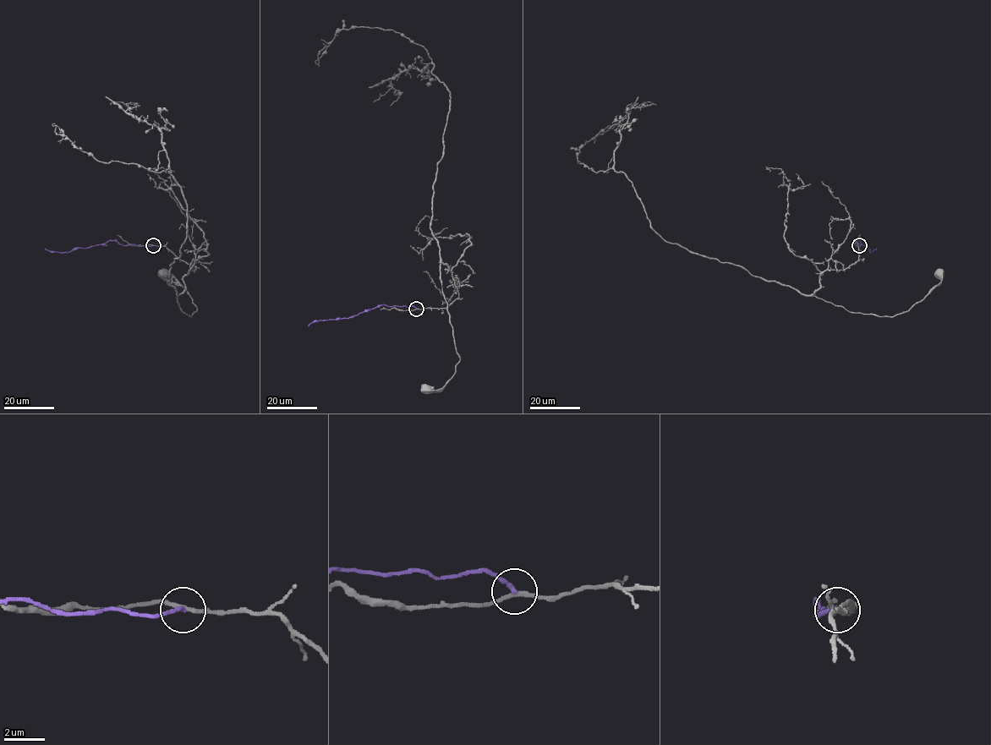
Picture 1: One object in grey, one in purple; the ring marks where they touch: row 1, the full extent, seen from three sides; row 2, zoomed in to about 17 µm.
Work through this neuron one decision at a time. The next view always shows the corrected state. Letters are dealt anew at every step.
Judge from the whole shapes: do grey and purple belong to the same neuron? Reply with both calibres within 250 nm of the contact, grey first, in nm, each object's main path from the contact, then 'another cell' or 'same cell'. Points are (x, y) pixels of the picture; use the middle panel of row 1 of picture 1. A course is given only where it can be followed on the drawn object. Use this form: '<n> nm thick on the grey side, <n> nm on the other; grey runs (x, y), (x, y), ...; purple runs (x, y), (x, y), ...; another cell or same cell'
200 nm thick on the grey side, 200 nm on the other; grey runs (417, 309), (443, 309), (458, 297), (448, 267), (441, 263), (440, 281), (460, 362), (441, 388), (426, 390); purple runs (417, 309), (382, 304), (348, 318), (314, 320), (308, 325); another cell

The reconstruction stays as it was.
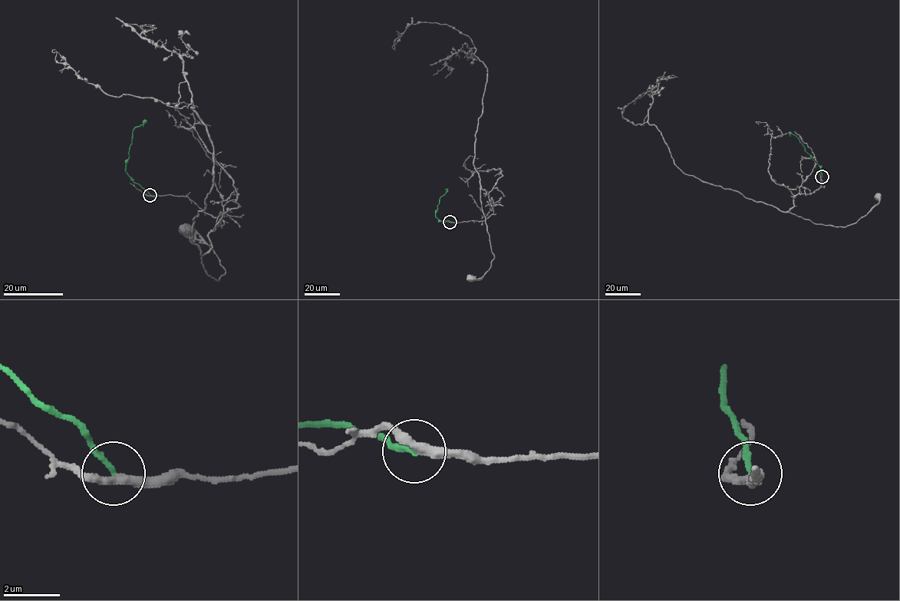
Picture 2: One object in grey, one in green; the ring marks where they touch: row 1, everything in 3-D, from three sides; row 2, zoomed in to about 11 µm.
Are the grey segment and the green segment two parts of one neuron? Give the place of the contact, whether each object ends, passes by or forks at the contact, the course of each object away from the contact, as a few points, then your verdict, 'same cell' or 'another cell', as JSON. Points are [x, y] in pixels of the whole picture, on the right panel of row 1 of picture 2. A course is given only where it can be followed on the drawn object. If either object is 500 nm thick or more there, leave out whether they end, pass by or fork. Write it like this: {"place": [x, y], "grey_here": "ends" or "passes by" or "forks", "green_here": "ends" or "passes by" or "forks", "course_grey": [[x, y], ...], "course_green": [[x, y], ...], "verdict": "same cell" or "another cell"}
{"place": [822, 176], "grey_here": "passes by", "green_here": "ends", "course_grey": [[822, 176], [821, 186], [813, 193], [797, 193], [789, 211], [815, 224], [845, 227], [877, 205], [878, 196]], "course_green": [[822, 176], [821, 169], [799, 139], [789, 132]], "verdict": "another cell"}

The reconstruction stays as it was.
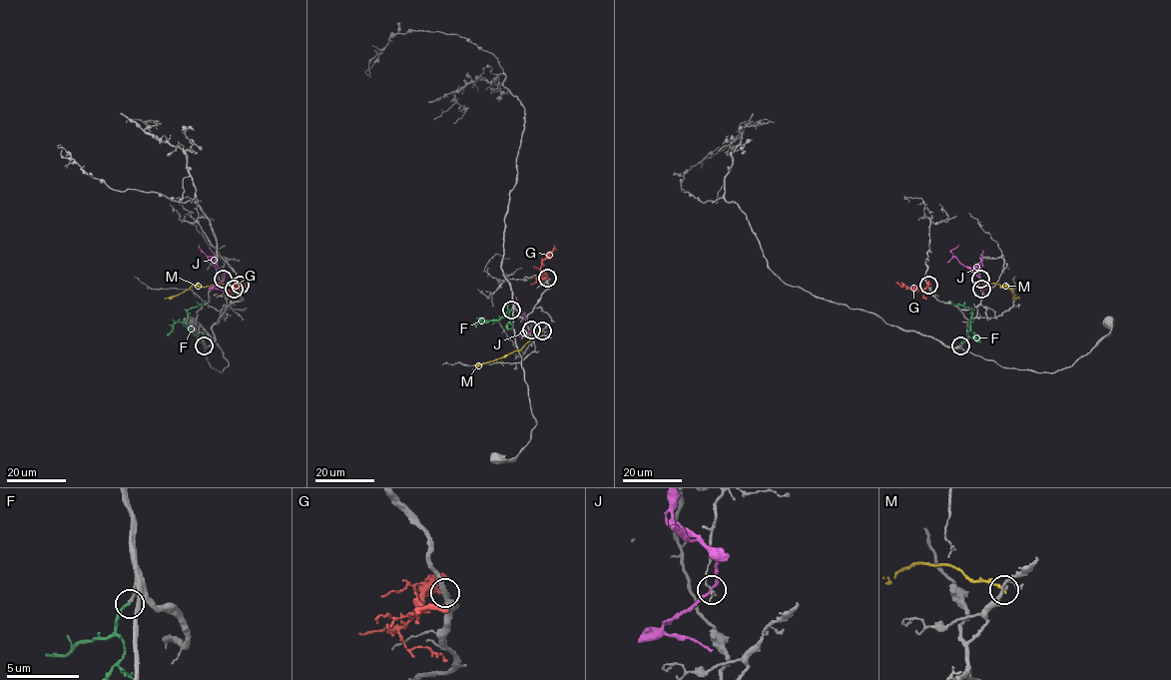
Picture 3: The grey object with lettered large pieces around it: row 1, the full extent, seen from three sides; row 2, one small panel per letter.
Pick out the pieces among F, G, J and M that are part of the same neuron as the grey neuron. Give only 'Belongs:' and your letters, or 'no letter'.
Belongs: F

